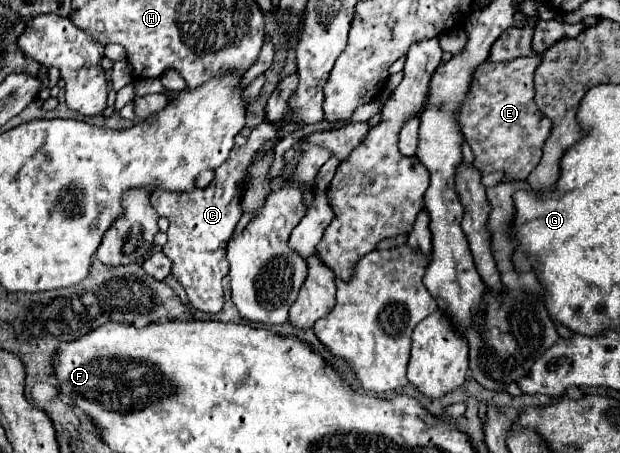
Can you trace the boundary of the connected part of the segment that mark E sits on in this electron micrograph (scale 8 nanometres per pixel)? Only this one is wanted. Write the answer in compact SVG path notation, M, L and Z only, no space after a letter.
M539 56L513 62L485 62L477 68L471 90L459 112L459 122L481 174L503 172L503 182L527 180L541 160L541 148L551 134L551 120L533 102L533 72Z

